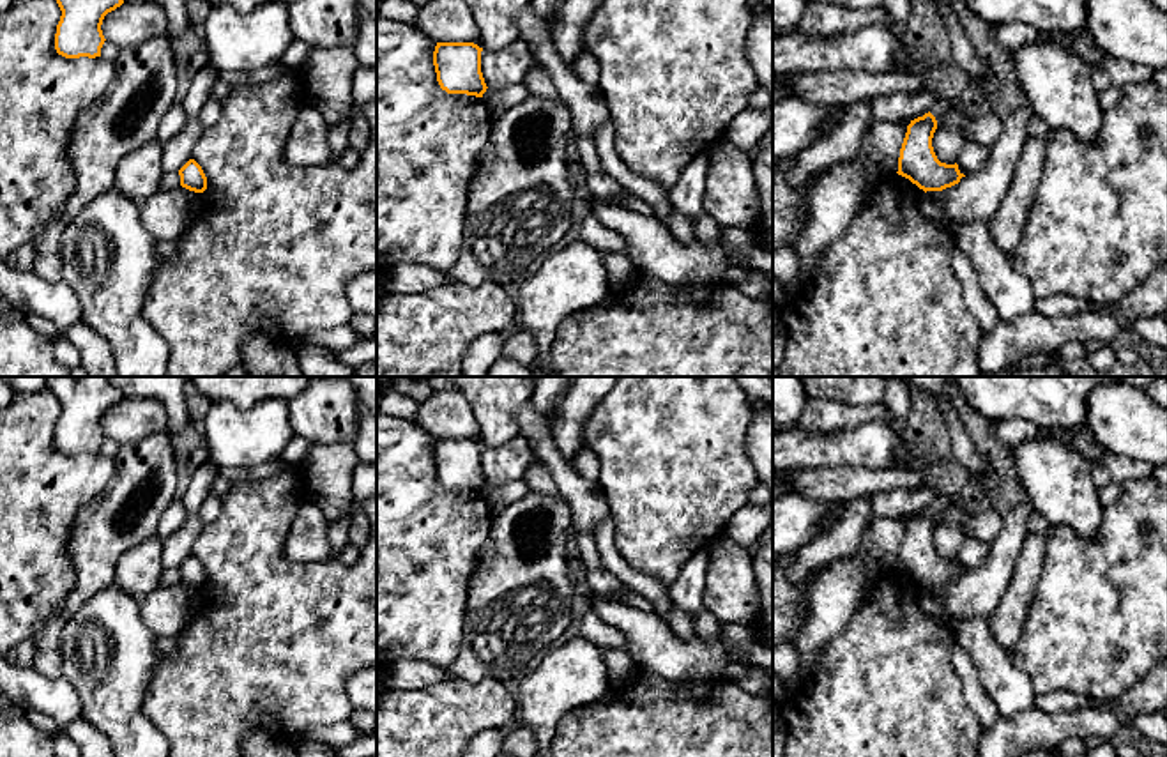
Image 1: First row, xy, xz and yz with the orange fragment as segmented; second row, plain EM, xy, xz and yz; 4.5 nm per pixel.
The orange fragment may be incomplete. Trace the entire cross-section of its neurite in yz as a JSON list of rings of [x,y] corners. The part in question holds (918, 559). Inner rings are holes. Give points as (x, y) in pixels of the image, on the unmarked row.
[[[937,492],[930,508],[911,516],[900,545],[898,571],[909,575],[919,585],[942,587],[960,578],[965,573],[958,561],[941,559],[934,548],[932,534],[937,525],[939,513],[955,506],[957,497],[946,492]]]

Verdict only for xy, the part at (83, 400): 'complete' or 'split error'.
complete

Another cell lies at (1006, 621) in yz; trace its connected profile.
[[[1029,532],[1024,539],[1013,577],[995,610],[987,617],[997,644],[1011,654],[1022,637],[1045,562],[1047,536]]]

